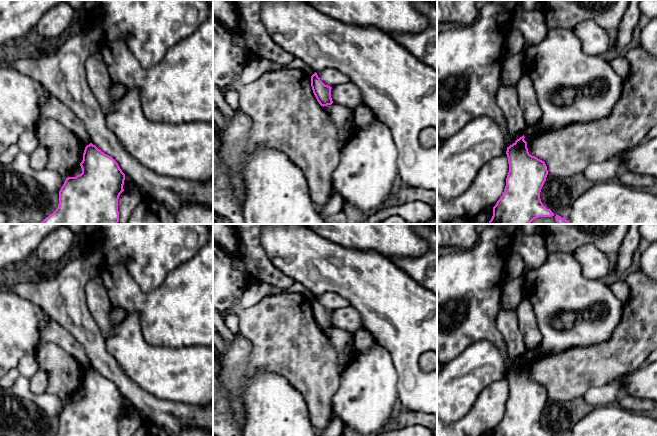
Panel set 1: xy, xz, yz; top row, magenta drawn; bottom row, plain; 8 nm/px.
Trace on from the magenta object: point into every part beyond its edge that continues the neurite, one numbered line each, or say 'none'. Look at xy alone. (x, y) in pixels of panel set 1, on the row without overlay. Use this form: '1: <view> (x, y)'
none

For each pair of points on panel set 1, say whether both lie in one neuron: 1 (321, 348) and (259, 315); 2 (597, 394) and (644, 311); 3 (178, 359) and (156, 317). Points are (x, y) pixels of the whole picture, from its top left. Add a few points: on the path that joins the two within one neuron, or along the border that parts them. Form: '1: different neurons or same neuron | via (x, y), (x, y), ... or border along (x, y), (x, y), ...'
1: same neuron | via (306, 348), (296, 348), (274, 326)
2: different neurons | border along (613, 381), (607, 384), (591, 386), (583, 396)
3: different neurons | border along (148, 342), (154, 345), (173, 347), (195, 346)

